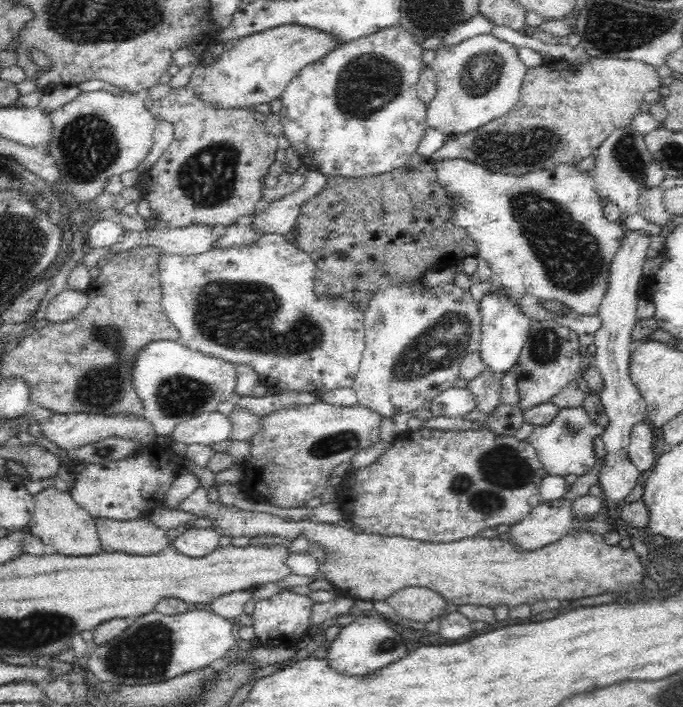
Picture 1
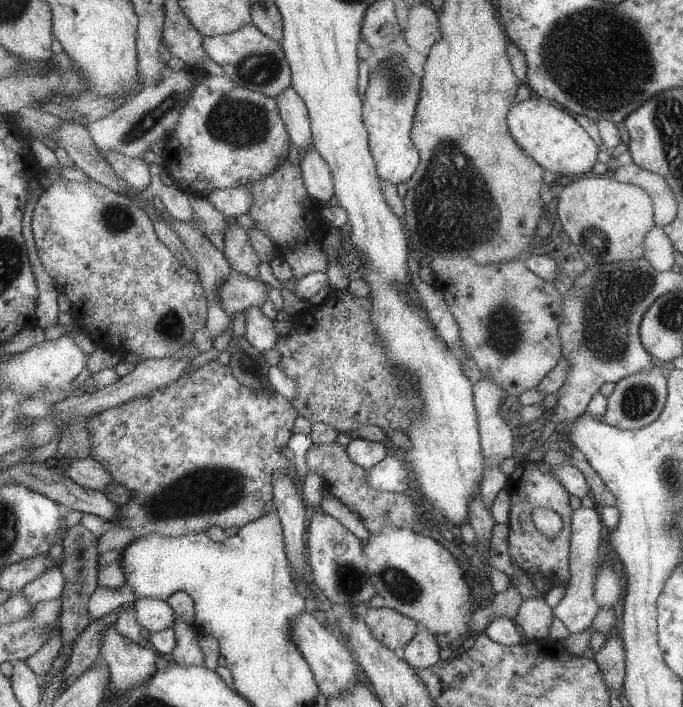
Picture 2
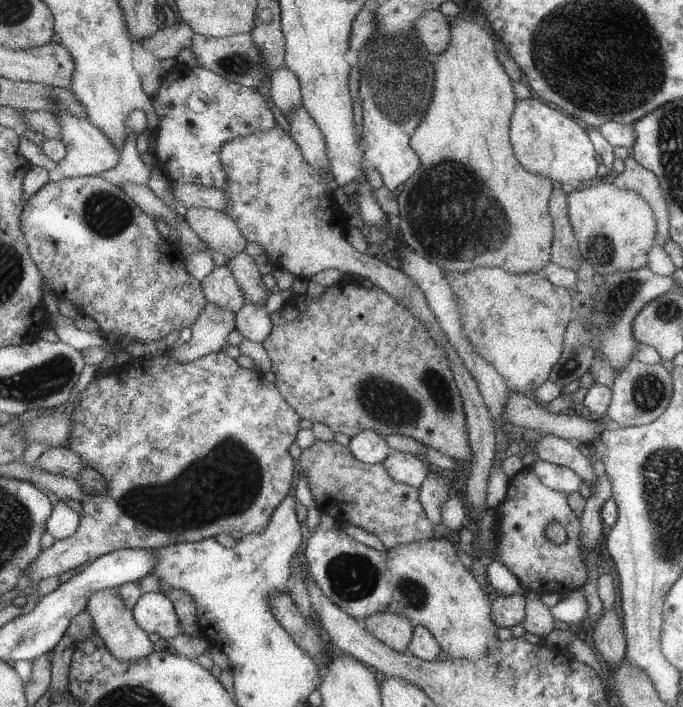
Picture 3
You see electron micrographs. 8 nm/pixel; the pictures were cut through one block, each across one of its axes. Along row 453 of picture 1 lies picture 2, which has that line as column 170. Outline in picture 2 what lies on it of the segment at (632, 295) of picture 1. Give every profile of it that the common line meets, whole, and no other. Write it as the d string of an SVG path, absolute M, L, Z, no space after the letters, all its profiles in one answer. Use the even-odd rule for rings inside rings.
M151 598L136 599L134 605L135 621L137 625L155 633L172 628L176 612L166 601Z

